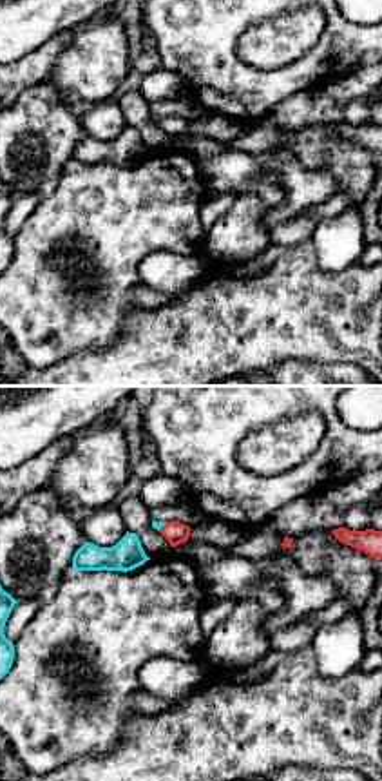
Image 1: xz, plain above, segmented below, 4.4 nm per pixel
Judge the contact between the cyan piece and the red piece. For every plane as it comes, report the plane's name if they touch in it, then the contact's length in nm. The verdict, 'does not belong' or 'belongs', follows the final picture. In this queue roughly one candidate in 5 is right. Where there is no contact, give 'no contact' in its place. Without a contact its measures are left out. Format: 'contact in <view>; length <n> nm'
contact in xz; length 60 nm

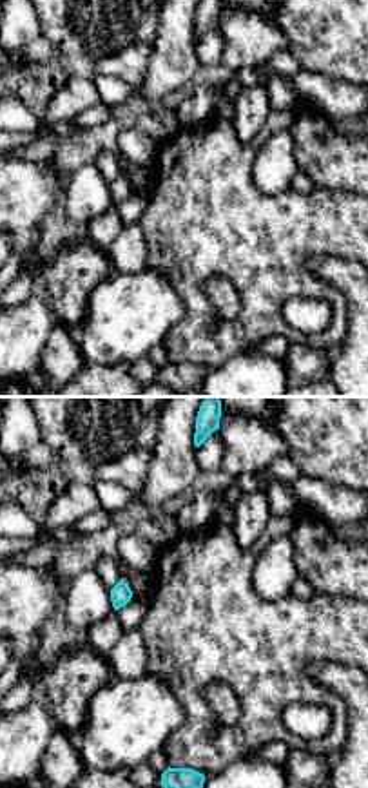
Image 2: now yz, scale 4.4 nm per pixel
contact in yz; length 40 nm

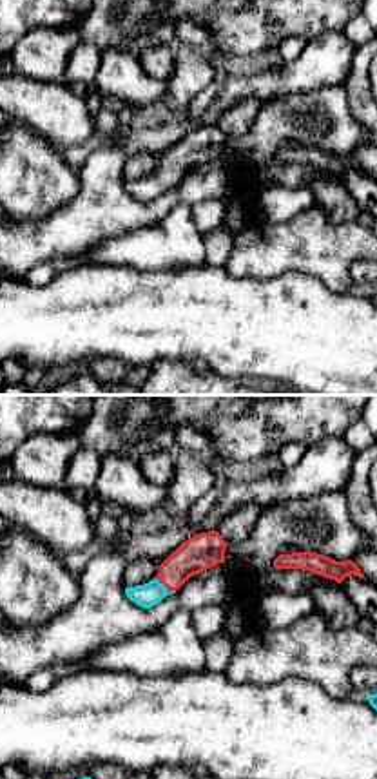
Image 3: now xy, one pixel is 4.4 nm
contact in xy; length 110 nm

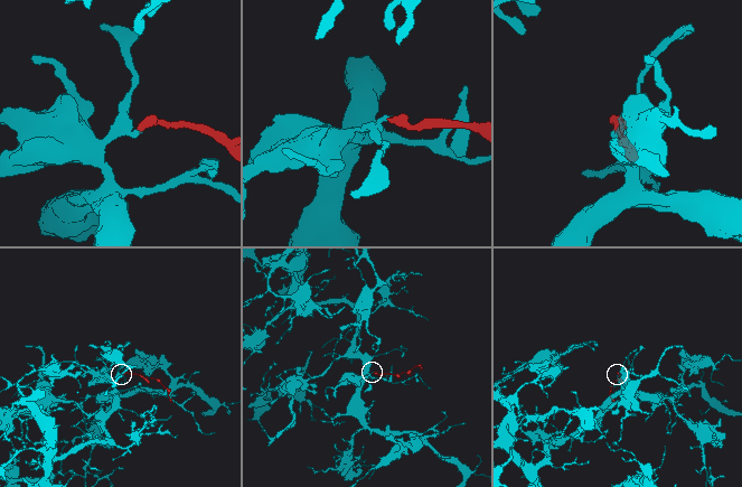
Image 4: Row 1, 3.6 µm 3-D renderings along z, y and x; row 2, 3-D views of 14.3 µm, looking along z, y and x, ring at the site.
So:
belongs

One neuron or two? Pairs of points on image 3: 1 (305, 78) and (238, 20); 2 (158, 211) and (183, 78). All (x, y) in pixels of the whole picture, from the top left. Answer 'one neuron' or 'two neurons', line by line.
1: two neurons
2: two neurons

